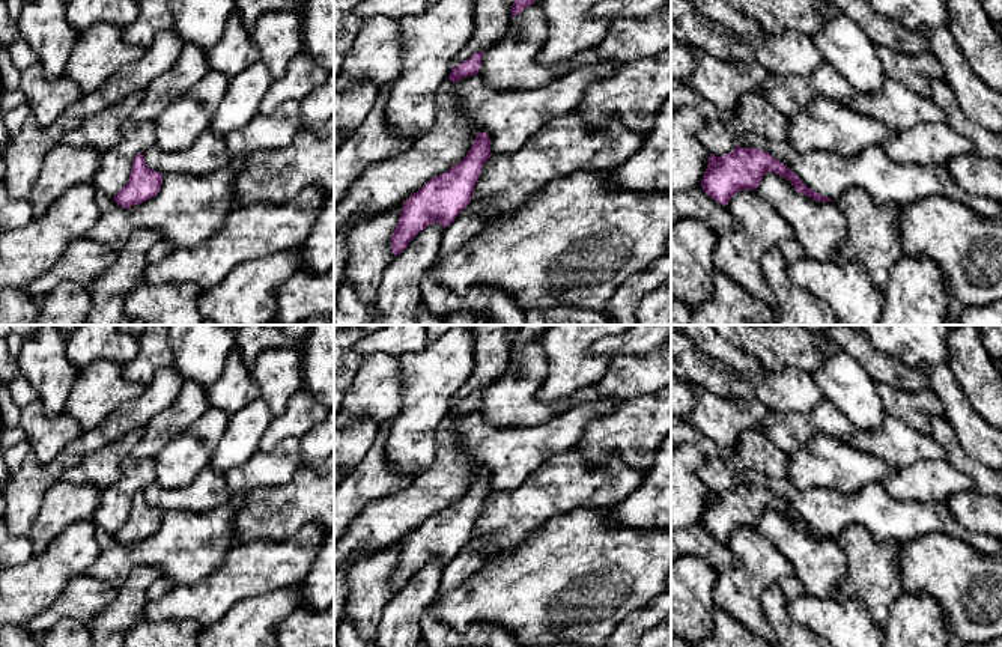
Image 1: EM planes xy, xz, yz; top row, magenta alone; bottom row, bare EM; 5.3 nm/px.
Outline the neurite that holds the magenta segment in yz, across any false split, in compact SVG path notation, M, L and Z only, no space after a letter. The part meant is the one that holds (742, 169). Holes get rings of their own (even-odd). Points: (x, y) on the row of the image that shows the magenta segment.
M737 147L722 156L710 153L703 191L727 206L742 190L757 190L793 229L808 257L832 260L847 242L847 221L833 200L808 188L796 173L769 152Z

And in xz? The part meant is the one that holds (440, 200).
M475 53L451 69L436 93L436 117L432 128L406 150L370 166L334 206L334 236L346 224L357 226L381 211L397 206L406 196L409 199L403 203L391 236L394 256L429 224L439 223L445 229L471 203L480 172L492 155L518 152L548 120L572 113L593 81L615 74L623 65L618 60L599 60L570 69L540 87L501 90L487 86L478 75L483 53Z

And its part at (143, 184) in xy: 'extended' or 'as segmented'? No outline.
extended

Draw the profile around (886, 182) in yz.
M737 132L736 140L746 140L751 147L769 152L808 188L833 202L846 190L861 188L873 202L901 209L924 197L943 196L987 218L1002 217L1002 203L966 191L945 166L897 164L882 146L870 146L852 158L843 158L826 150L800 153L785 140L767 140L743 132Z

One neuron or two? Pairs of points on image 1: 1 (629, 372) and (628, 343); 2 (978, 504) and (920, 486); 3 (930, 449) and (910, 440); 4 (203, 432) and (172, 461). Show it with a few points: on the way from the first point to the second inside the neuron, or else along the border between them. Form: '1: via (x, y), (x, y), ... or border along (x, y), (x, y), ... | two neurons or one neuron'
1: border along (655, 351), (611, 357) | two neurons
2: via (963, 498), (951, 486), (935, 486) | one neuron
3: via (926, 449), (915, 444) | one neuron
4: via (196, 435), (179, 453) | one neuron

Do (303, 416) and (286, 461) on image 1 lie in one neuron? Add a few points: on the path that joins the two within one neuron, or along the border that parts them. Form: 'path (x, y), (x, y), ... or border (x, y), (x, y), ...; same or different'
border (301, 440), (285, 438), (273, 449), (262, 452); different

